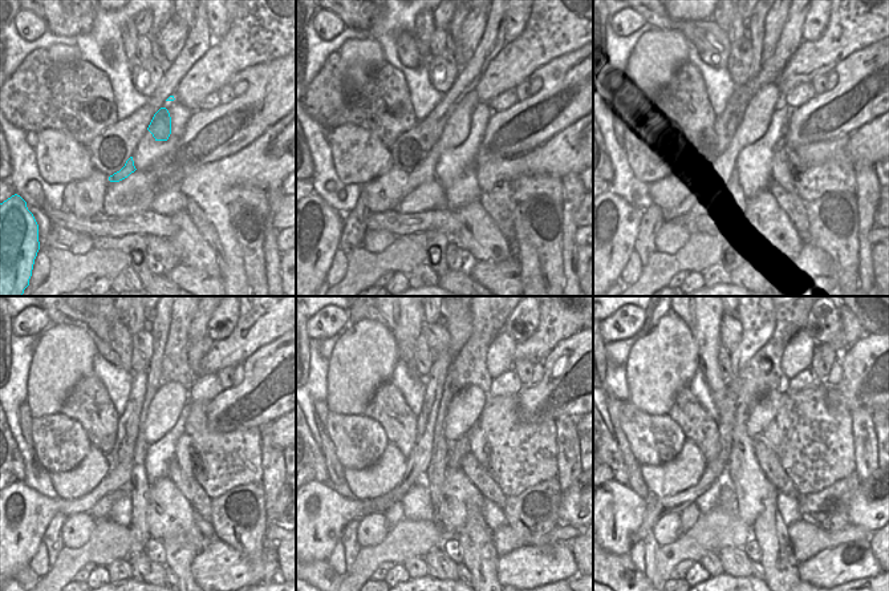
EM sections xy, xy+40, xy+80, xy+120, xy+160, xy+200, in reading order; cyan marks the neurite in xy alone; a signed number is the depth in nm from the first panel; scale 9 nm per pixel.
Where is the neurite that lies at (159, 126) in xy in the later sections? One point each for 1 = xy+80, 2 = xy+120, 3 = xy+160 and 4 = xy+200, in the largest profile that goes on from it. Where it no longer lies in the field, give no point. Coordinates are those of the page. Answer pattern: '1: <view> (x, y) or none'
1: xy+80 (756, 118)
2: xy+120 (25, 514)
3: xy+160 (323, 513)
4: xy+200 (620, 511)

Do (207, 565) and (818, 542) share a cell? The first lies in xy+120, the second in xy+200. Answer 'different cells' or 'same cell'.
different cells

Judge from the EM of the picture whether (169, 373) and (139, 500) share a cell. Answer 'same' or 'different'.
different

